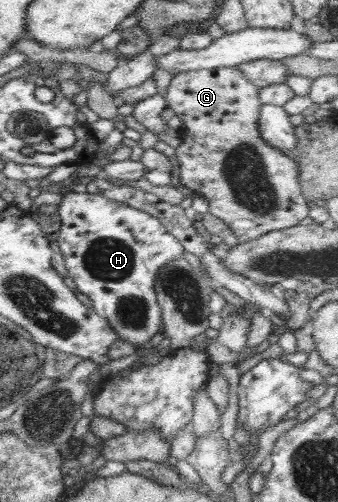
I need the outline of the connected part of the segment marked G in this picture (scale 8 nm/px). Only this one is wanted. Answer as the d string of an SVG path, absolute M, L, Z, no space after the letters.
M237 67L179 72L173 76L165 94L167 106L184 123L181 144L175 148L180 163L180 182L186 190L198 193L209 204L209 213L223 220L233 232L235 241L256 240L267 232L300 225L309 216L310 208L301 192L296 161L262 140L258 130L260 107L259 88L252 84Z

